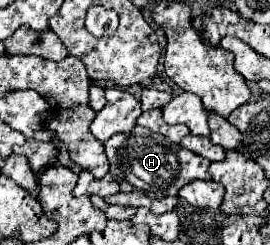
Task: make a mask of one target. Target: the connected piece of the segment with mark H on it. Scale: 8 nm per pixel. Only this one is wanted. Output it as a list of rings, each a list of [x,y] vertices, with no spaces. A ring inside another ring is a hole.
[[[135,125],[131,133],[117,133],[105,143],[105,153],[109,159],[109,173],[121,185],[121,191],[139,191],[147,197],[161,199],[167,195],[177,195],[177,191],[191,179],[211,179],[209,177],[209,159],[183,149],[181,145],[171,143],[161,133],[155,133],[147,127]]]

